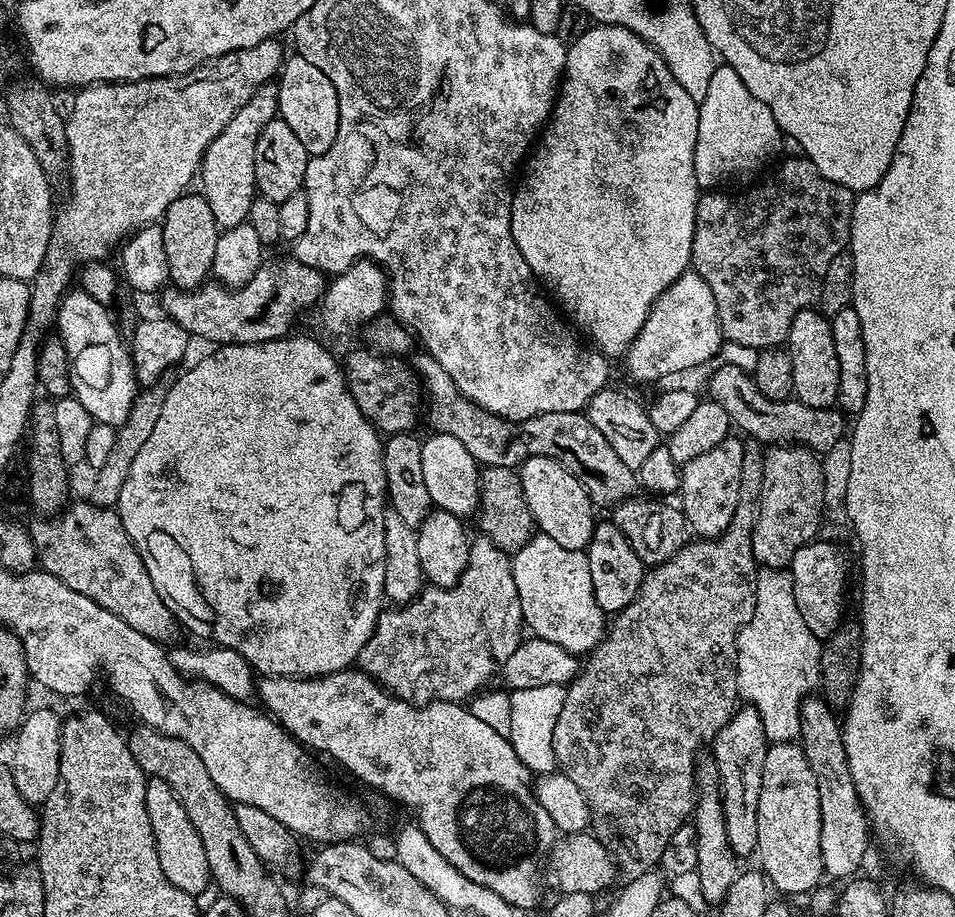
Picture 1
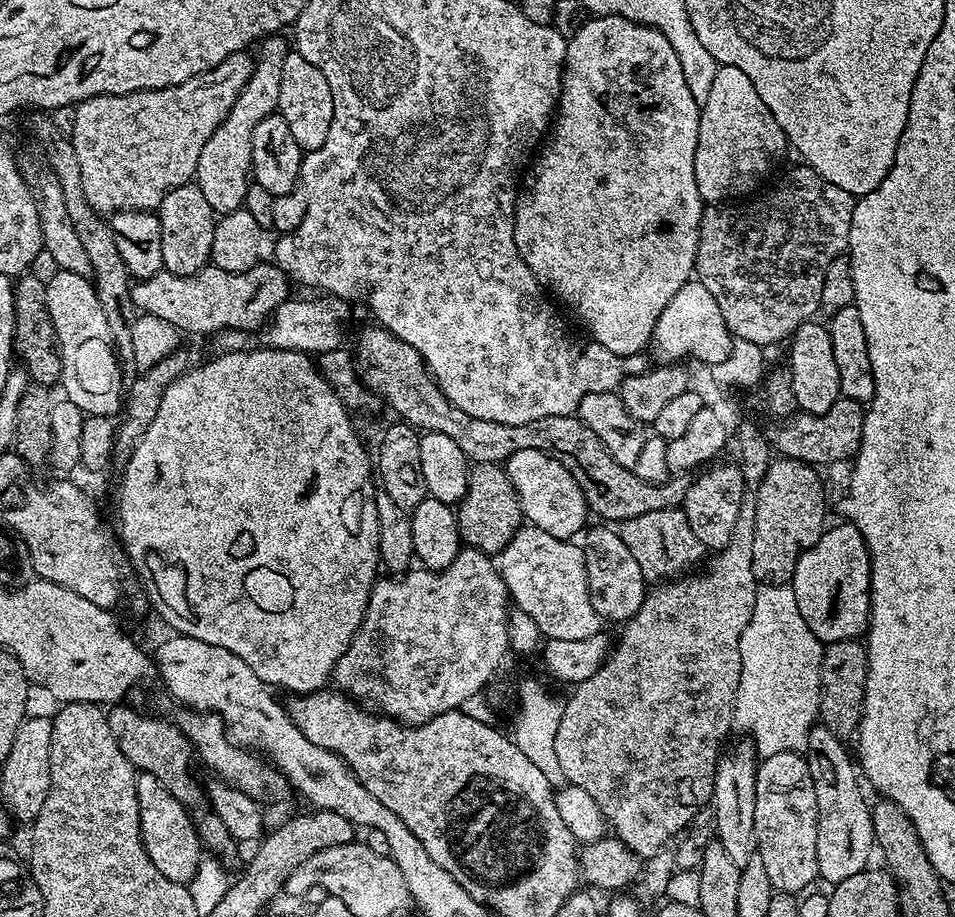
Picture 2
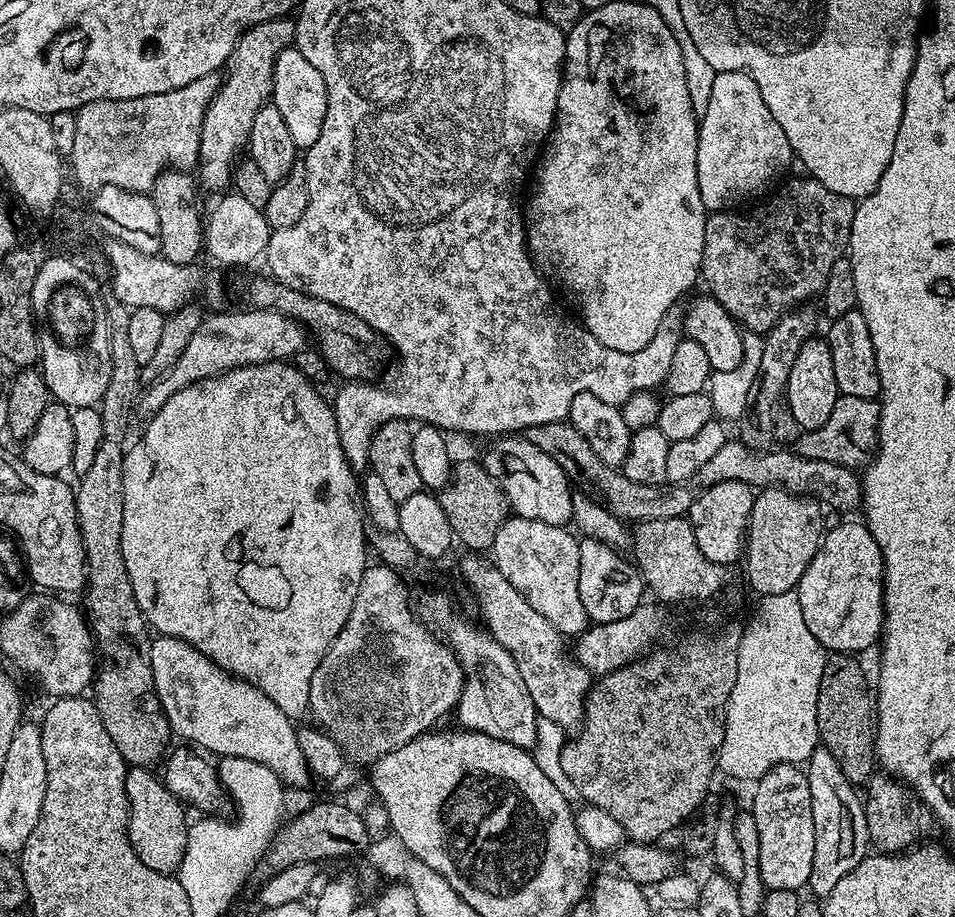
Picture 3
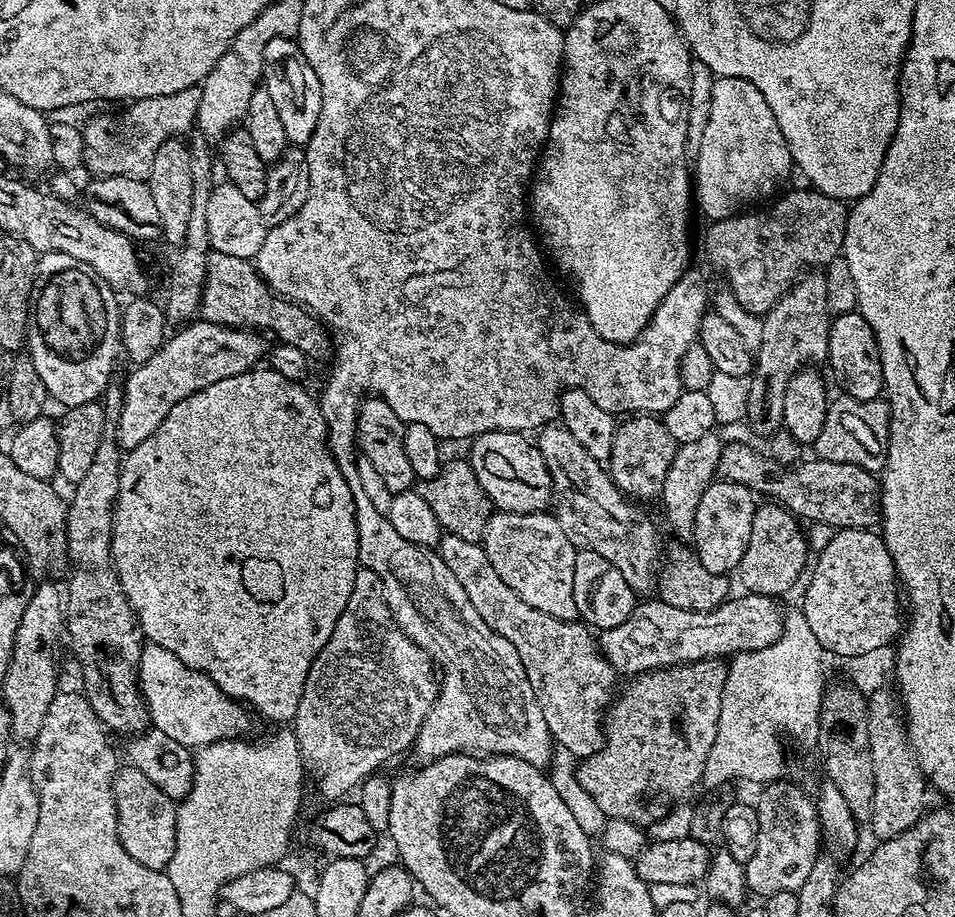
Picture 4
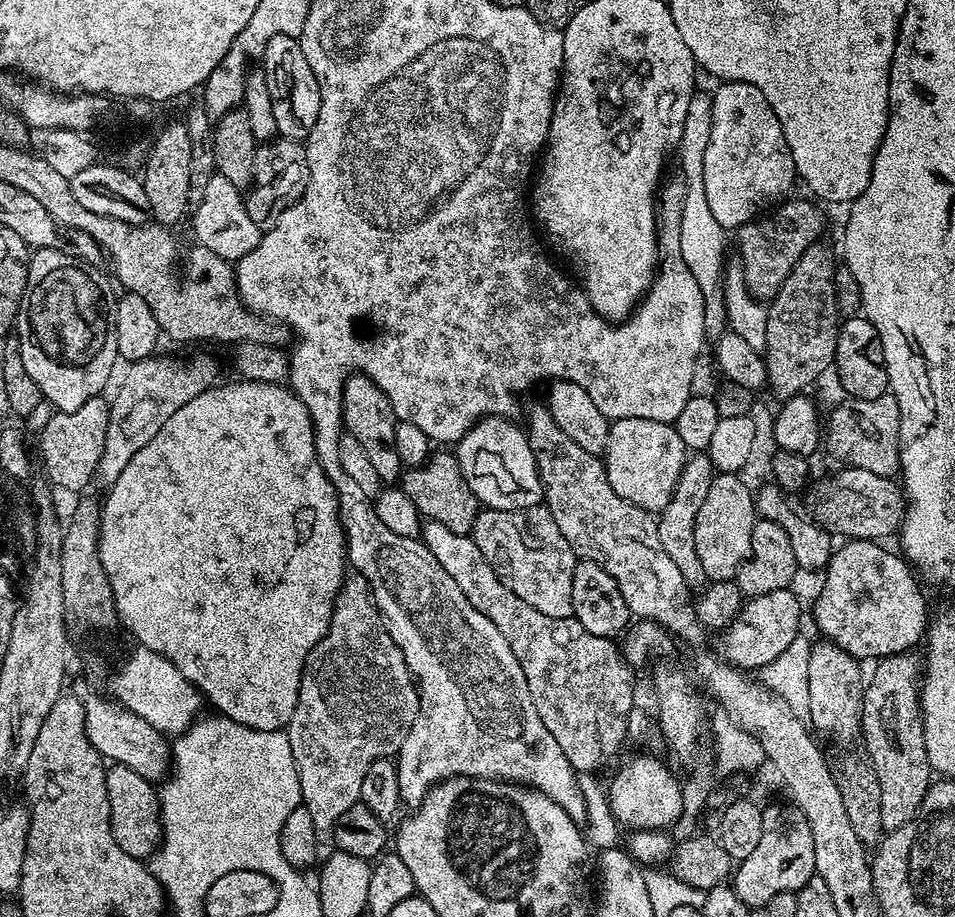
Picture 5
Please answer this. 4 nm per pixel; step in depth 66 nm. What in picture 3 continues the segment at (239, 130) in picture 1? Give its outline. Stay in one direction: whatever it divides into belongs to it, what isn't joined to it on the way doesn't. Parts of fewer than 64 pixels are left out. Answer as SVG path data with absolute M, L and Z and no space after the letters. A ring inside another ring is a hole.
M295 19L267 20L254 25L253 28L247 28L238 38L231 56L228 57L220 88L206 110L200 139L198 180L203 187L205 184L210 191L216 192L215 194L223 193L233 183L233 171L240 156L238 154L243 153L248 147L250 126L254 126L254 117L257 116L258 110L262 110L262 106L272 99L272 79L276 56L284 48L293 47L295 38Z

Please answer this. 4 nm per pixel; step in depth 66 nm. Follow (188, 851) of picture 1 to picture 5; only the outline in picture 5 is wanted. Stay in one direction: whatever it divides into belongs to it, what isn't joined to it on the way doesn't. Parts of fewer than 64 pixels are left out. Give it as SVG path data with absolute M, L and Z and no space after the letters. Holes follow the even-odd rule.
M112 764L106 774L106 798L110 802L112 833L118 846L135 860L147 861L160 847L162 839L160 798L153 781L142 778L142 774L126 766Z

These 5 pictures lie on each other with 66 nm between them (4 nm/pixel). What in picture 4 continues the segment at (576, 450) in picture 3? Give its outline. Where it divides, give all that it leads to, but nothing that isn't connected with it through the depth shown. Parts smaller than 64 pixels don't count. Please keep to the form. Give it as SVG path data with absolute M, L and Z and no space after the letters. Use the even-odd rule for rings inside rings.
M725 443L720 449L717 477L746 486L754 494L761 497L764 495L769 501L783 504L801 521L829 524L832 530L875 529L881 523L879 479L862 466L819 458L804 458L799 464L785 466L773 460L771 455L761 452L755 452L748 444Z

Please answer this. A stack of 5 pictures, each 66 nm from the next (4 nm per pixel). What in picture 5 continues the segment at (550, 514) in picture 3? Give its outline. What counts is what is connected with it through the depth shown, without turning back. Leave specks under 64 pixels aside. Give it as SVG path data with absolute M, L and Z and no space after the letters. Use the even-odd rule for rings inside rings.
M485 416L468 431L455 445L454 455L470 490L480 499L485 509L497 508L518 510L519 508L537 507L544 499L543 482L539 478L538 466L535 464L534 451L528 445L528 434L523 427L511 424L511 419L503 416Z

